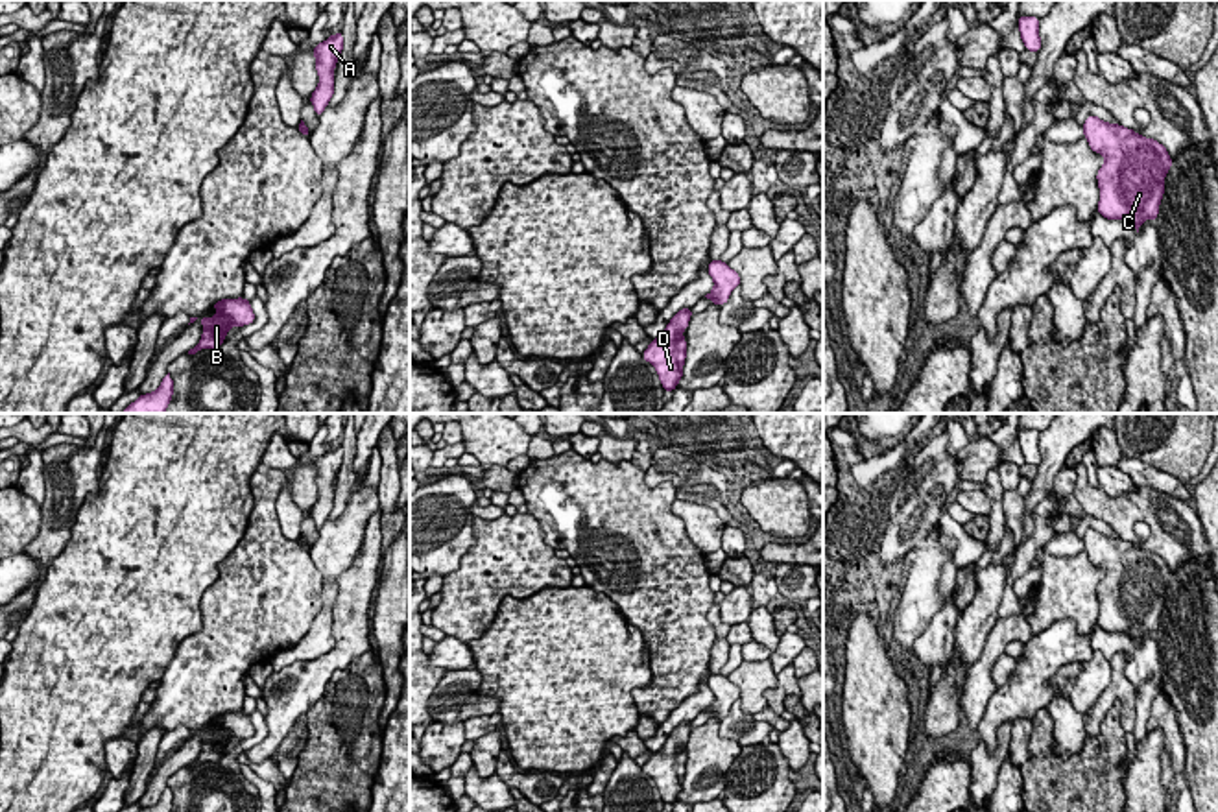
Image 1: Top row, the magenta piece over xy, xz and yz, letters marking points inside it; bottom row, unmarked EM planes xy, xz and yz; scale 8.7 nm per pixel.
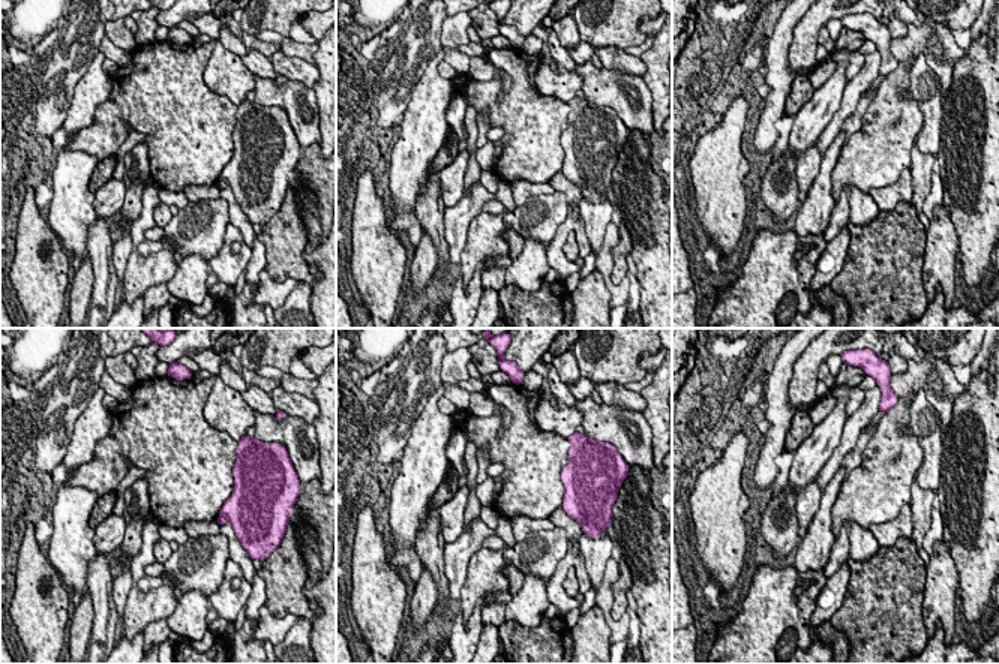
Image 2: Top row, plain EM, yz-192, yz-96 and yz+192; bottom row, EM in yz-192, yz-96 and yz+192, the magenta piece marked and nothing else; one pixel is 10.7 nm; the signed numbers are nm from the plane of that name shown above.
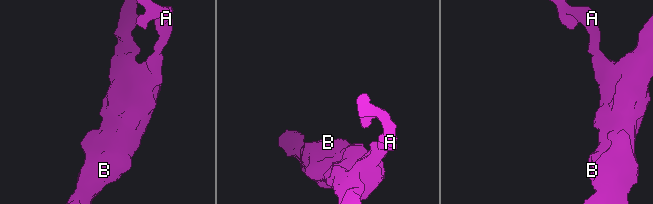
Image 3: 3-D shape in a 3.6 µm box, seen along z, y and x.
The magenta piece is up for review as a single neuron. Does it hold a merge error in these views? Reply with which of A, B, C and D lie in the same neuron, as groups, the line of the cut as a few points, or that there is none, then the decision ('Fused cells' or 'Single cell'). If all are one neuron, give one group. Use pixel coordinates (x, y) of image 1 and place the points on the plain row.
Groups: A B C D. No split. Single cell

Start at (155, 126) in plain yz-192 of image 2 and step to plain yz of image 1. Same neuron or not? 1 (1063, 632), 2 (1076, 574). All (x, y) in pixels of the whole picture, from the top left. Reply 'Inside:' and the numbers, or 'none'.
Inside: 2

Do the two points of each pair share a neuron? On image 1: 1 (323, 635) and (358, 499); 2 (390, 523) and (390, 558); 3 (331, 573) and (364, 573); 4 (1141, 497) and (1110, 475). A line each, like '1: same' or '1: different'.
1: same
2: different
3: different
4: different

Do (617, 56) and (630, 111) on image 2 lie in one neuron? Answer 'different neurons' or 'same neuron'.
different neurons

